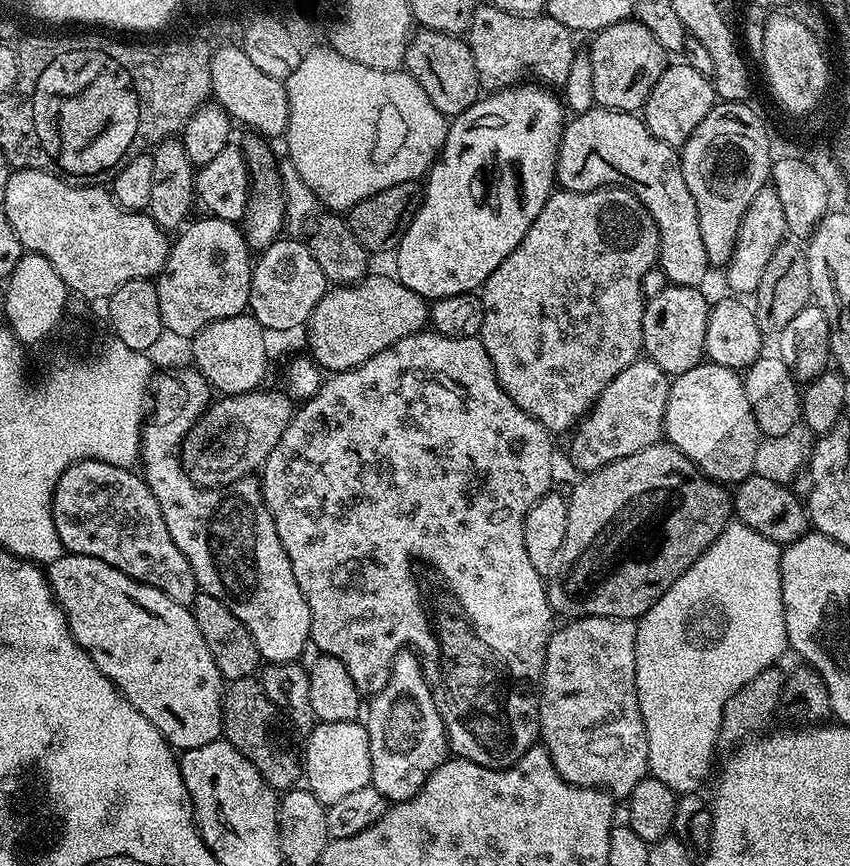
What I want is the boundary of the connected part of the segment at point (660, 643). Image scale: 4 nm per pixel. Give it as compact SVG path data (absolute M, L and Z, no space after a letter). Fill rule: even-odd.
M739 522L729 523L722 534L711 544L701 556L696 559L694 566L646 610L646 614L640 617L636 625L636 693L638 694L638 706L642 714L642 722L646 726L646 742L648 743L648 770L658 782L666 782L670 790L678 794L696 794L701 790L708 771L712 768L712 755L718 752L719 728L722 726L722 714L726 702L741 690L746 682L757 677L762 671L773 667L783 652L789 651L788 635L786 634L786 618L782 606L782 578L780 577L781 545L770 542L770 538L762 538L754 530Z

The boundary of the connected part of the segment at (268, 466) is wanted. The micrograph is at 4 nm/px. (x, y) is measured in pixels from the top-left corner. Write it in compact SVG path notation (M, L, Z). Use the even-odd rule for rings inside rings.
M425 330L415 332L412 336L394 342L394 346L386 346L386 350L382 350L382 354L374 354L374 358L370 358L362 366L351 368L345 372L331 373L321 383L320 389L293 411L292 420L286 426L282 438L278 438L278 446L274 446L274 450L270 450L270 454L264 459L263 469L258 476L264 501L274 518L274 526L278 530L278 538L290 558L290 566L294 570L294 578L298 578L298 586L306 598L306 606L310 606L310 618L312 619L310 638L317 644L318 650L325 656L338 658L338 662L342 662L346 666L346 670L350 670L350 678L354 678L354 686L359 692L375 694L382 690L382 686L386 686L386 682L390 678L393 658L399 652L403 652L407 648L411 649L419 656L424 676L428 679L428 685L432 687L434 706L438 706L438 714L444 723L445 732L448 733L449 749L459 759L469 760L478 766L486 766L487 768L509 768L510 765L517 764L534 747L540 736L540 690L544 679L546 650L554 631L554 623L552 624L554 613L548 601L545 577L538 570L534 570L534 562L530 562L530 554L526 554L524 519L530 510L530 506L534 506L534 502L538 502L538 498L542 498L547 492L553 491L551 439L553 440L553 437L548 429L544 427L544 423L535 420L530 414L526 414L526 410L522 410L504 393L504 387L498 382L496 371L490 362L490 354L486 354L486 346L482 346L479 335L441 336L435 330Z

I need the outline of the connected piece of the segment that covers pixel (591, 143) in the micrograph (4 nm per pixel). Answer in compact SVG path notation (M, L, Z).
M593 106L590 110L573 115L565 123L560 139L556 159L556 184L569 192L593 192L595 188L615 186L632 193L642 202L642 206L658 226L658 268L664 271L665 281L668 284L691 288L700 288L703 285L710 265L706 258L706 245L702 243L702 230L698 227L698 206L694 206L694 198L690 198L690 189L686 187L686 178L682 174L680 152L673 145L662 142L662 138L655 136L637 113Z

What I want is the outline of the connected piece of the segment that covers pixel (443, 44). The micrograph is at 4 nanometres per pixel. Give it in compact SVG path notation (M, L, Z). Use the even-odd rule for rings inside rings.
M420 28L408 41L403 67L426 90L430 102L446 117L462 114L482 95L478 70L474 66L474 54L467 39Z

